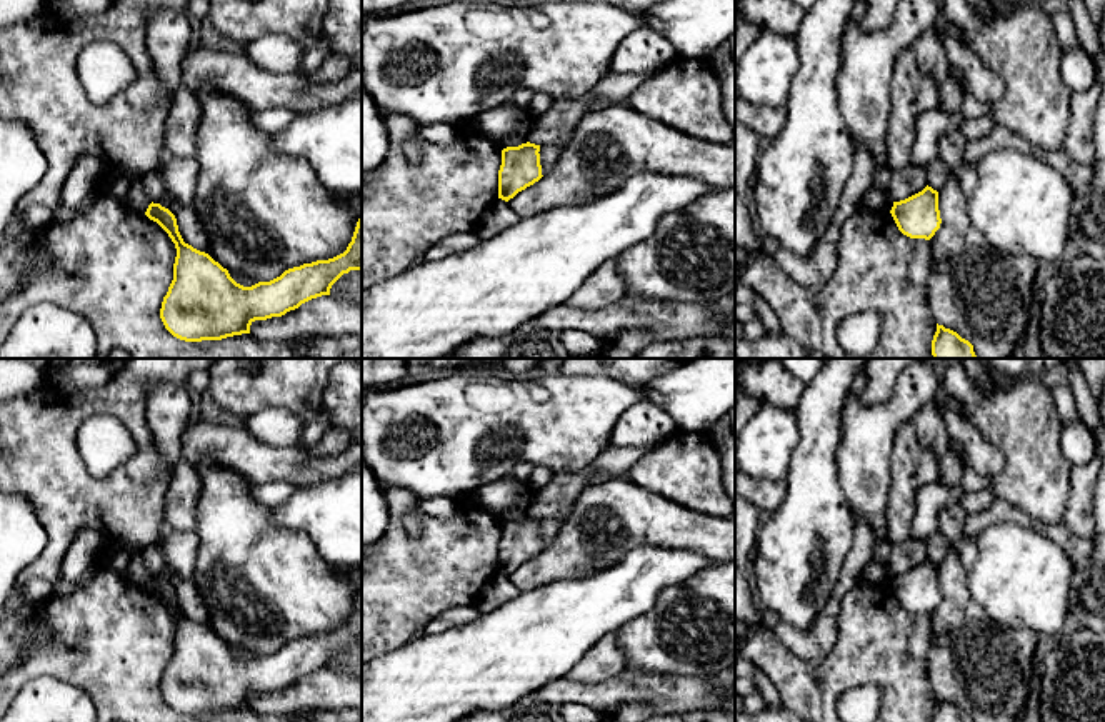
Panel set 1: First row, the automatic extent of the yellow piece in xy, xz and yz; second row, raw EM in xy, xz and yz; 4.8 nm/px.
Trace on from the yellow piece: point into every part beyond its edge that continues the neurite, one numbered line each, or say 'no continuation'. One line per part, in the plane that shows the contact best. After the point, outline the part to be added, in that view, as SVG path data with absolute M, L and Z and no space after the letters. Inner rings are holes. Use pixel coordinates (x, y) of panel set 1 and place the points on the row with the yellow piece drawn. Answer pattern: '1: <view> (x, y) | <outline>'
no continuation

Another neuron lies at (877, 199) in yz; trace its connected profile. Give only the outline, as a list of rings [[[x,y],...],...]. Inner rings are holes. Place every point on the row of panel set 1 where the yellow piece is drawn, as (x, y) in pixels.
[[[875,183],[867,190],[860,203],[860,208],[868,212],[890,212],[892,207],[893,200],[890,198],[888,190]]]

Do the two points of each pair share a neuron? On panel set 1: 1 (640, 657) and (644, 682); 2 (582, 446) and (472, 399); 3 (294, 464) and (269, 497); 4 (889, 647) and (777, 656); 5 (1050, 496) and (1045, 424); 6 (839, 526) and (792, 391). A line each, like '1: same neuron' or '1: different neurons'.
1: different neurons
2: same neuron
3: different neurons
4: same neuron
5: same neuron
6: different neurons

